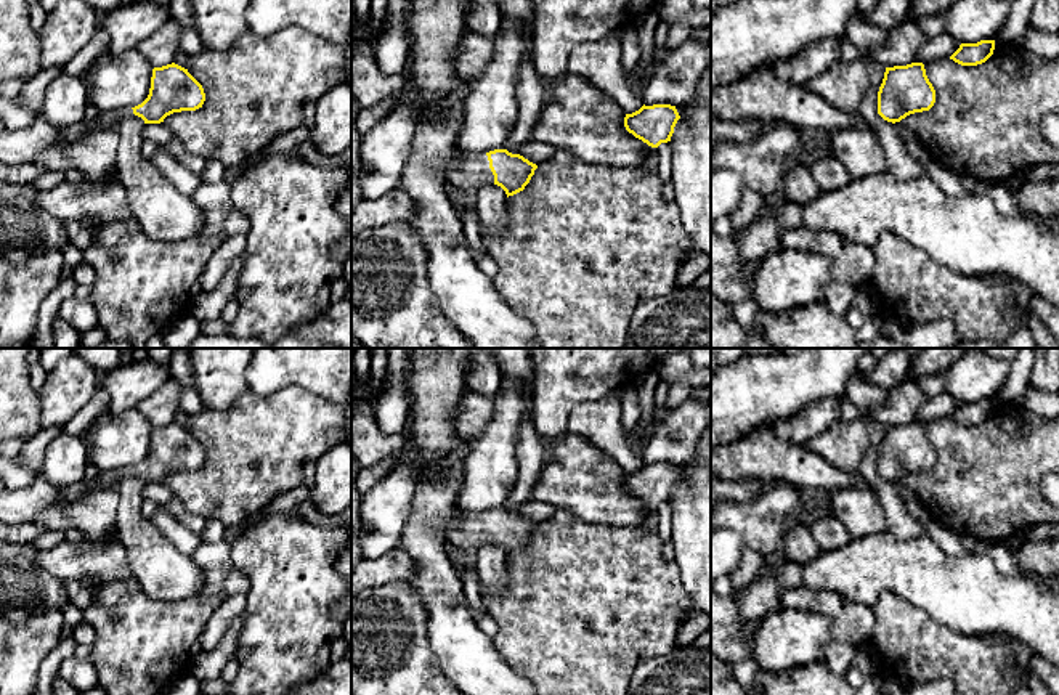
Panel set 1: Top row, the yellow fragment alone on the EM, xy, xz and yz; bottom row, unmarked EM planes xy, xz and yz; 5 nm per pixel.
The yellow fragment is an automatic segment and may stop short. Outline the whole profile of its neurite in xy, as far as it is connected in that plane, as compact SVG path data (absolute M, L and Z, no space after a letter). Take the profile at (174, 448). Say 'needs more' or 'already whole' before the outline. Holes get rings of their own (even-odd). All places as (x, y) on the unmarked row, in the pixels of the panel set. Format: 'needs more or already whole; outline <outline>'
needs more; outline M172 422L152 429L151 448L148 457L122 472L101 472L96 477L96 486L117 486L122 473L135 473L144 483L160 483L173 472L196 470L202 467L205 453L202 445L188 432L188 429Z

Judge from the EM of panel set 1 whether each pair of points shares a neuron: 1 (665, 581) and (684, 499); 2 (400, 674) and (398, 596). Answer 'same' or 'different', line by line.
1: different
2: same

